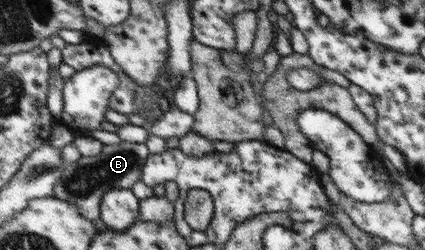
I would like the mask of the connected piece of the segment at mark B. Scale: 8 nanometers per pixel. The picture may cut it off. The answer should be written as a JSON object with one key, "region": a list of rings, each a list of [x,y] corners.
{"region":[[[123,141],[121,144],[104,145],[102,151],[96,156],[82,156],[76,162],[65,163],[61,178],[53,185],[53,197],[65,202],[71,202],[73,206],[77,206],[81,210],[80,214],[85,219],[95,222],[100,218],[100,206],[103,195],[107,194],[107,191],[111,189],[131,189],[136,181],[141,180],[141,167],[145,165],[149,155],[148,146],[145,143],[137,144]]]}

